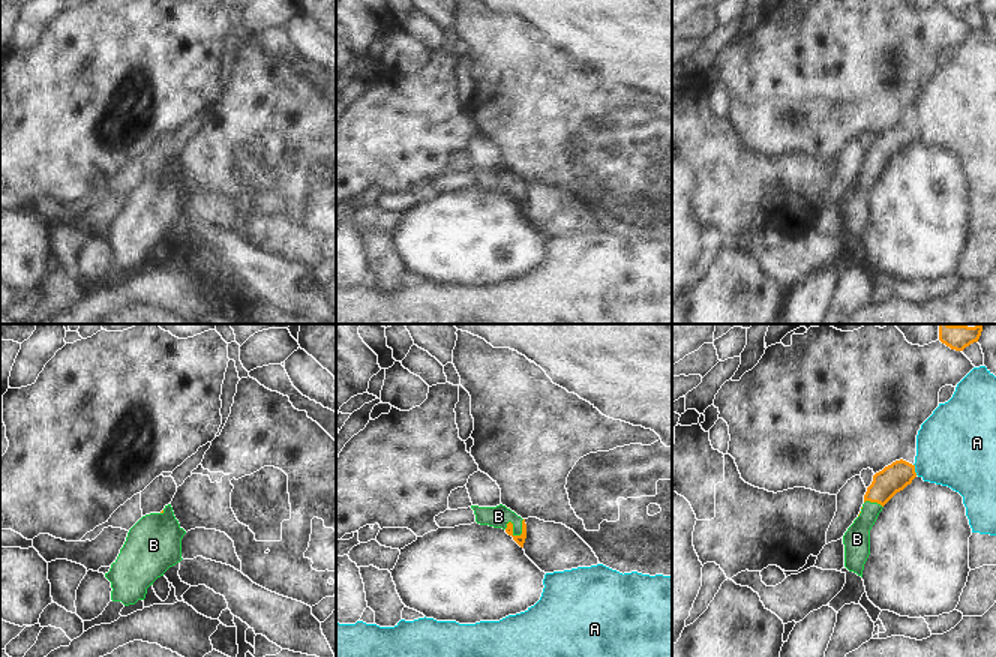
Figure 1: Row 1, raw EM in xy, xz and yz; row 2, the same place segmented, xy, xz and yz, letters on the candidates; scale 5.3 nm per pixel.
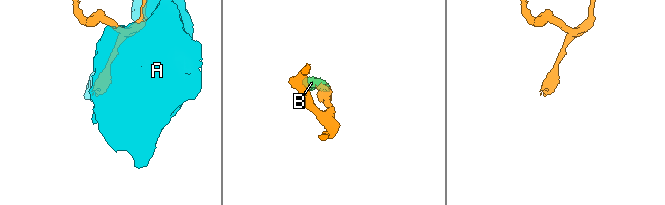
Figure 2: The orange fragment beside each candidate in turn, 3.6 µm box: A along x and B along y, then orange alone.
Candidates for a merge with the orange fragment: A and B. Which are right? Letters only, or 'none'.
B.

